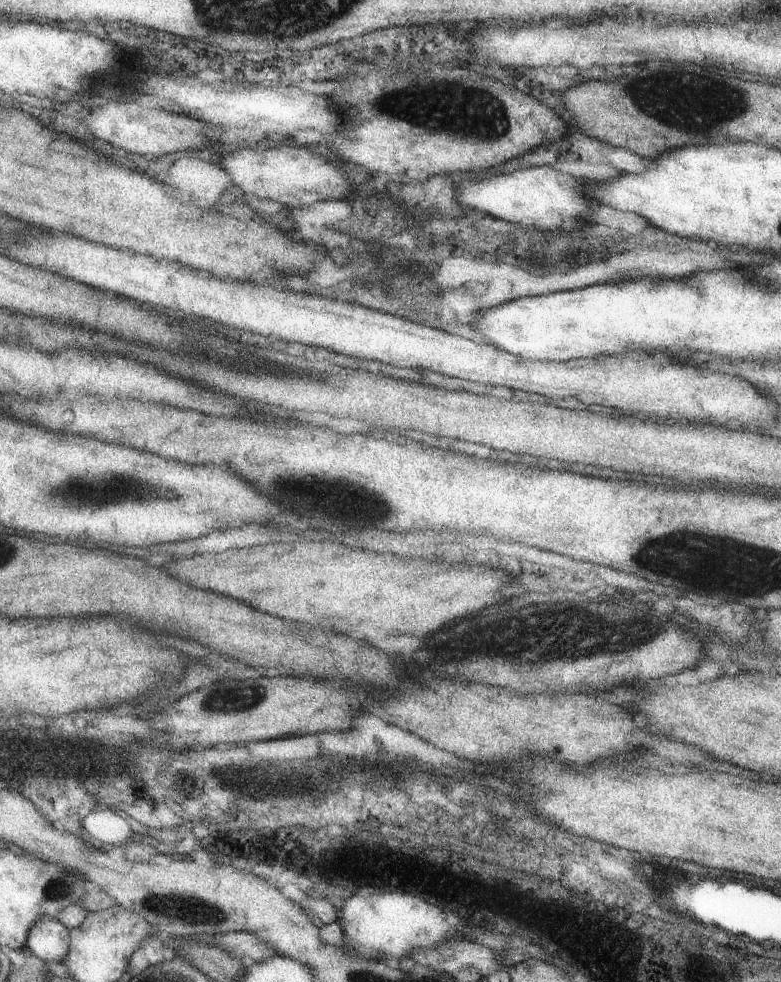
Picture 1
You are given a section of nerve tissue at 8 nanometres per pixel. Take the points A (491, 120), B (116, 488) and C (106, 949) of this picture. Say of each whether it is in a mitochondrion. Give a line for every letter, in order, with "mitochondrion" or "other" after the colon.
A: mitochondrion
B: mitochondrion
C: other

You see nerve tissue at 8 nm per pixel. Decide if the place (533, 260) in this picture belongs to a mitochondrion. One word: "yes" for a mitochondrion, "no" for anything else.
no

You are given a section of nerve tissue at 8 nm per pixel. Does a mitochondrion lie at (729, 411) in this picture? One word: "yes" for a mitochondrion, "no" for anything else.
no

